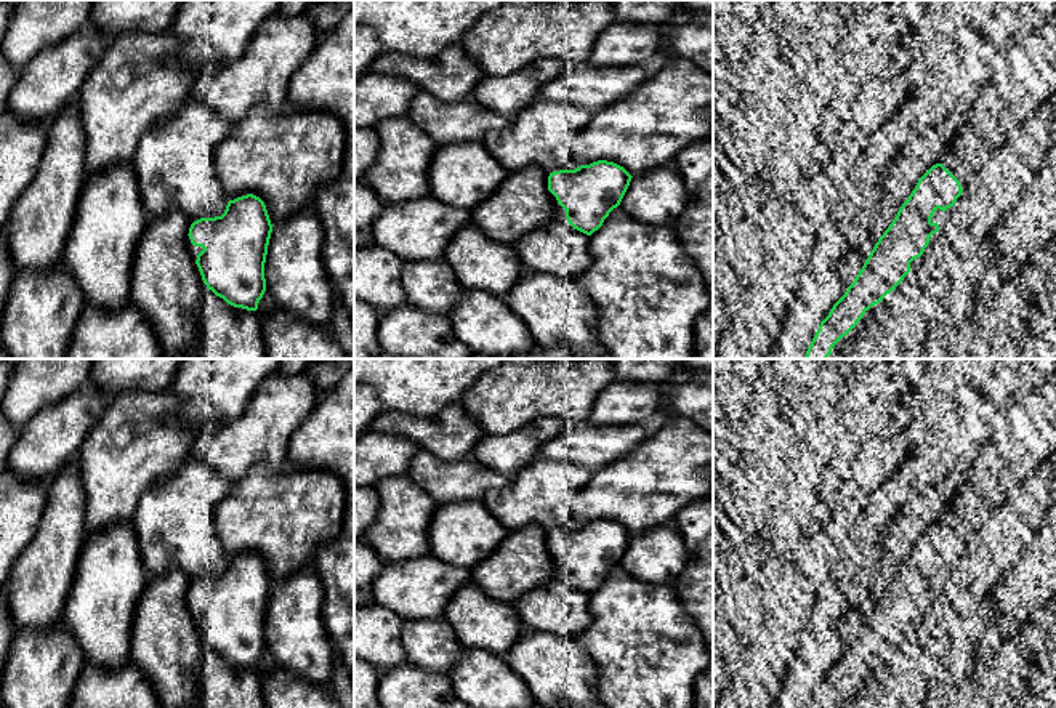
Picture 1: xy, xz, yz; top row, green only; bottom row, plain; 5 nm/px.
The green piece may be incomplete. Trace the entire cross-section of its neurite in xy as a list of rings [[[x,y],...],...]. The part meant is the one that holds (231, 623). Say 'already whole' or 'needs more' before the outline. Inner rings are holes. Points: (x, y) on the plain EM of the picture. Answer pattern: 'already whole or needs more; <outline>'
needs more; [[[247,553],[229,559],[221,575],[191,580],[187,609],[208,649],[234,666],[256,670],[266,650],[271,591],[264,561]]]

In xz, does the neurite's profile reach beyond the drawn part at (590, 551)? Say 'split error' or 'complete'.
split error

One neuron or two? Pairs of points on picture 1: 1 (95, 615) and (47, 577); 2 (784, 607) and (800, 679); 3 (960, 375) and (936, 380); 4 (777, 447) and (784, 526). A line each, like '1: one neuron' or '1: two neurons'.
1: two neurons
2: two neurons
3: one neuron
4: two neurons

